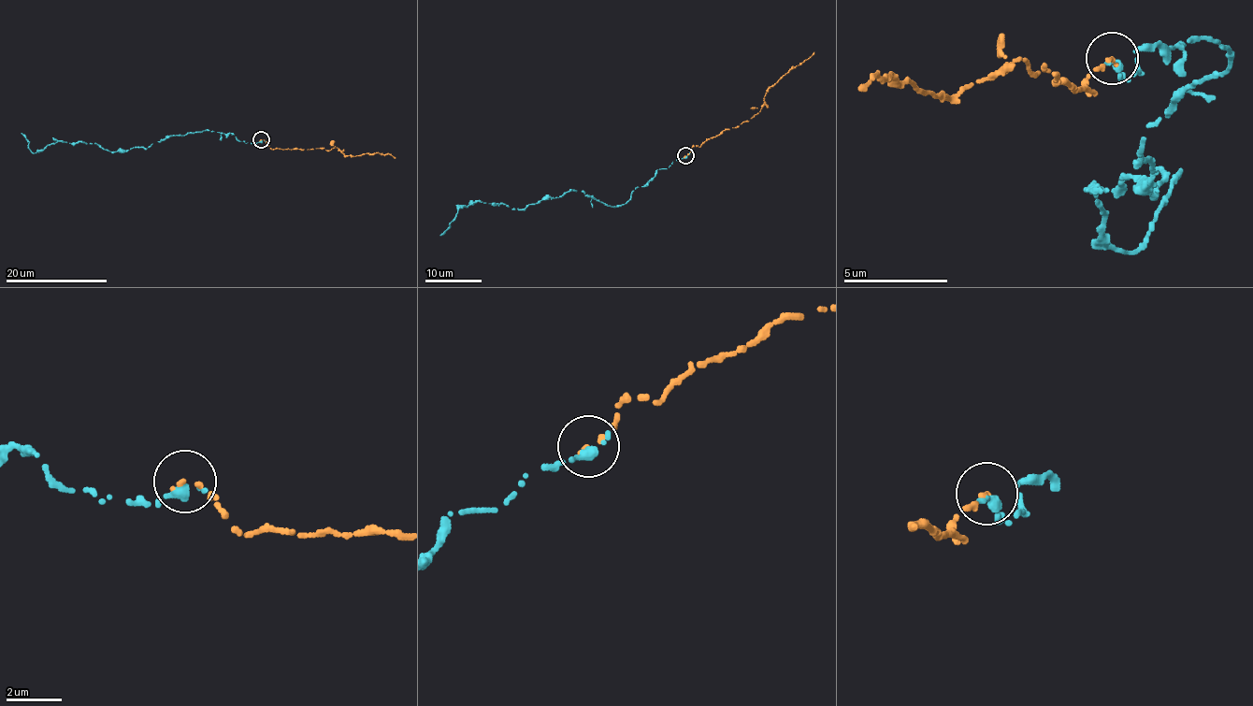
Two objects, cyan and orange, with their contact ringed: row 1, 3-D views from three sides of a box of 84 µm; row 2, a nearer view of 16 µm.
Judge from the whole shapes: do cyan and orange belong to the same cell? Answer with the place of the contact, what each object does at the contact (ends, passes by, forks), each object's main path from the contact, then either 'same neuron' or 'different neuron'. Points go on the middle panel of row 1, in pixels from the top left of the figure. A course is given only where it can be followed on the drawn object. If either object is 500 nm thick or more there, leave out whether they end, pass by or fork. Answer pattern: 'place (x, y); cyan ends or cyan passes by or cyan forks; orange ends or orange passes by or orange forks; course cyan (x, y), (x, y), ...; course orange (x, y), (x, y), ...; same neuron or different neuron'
place (685, 155); cyan ends; orange ends; course cyan (685, 156), (656, 169), (625, 204), (604, 205), (572, 190), (521, 209), (477, 200), (459, 208), (439, 235); course orange (685, 155), (693, 146), (698, 147), (725, 130), (749, 121), (757, 114), (769, 89), (813, 52); same neuron

